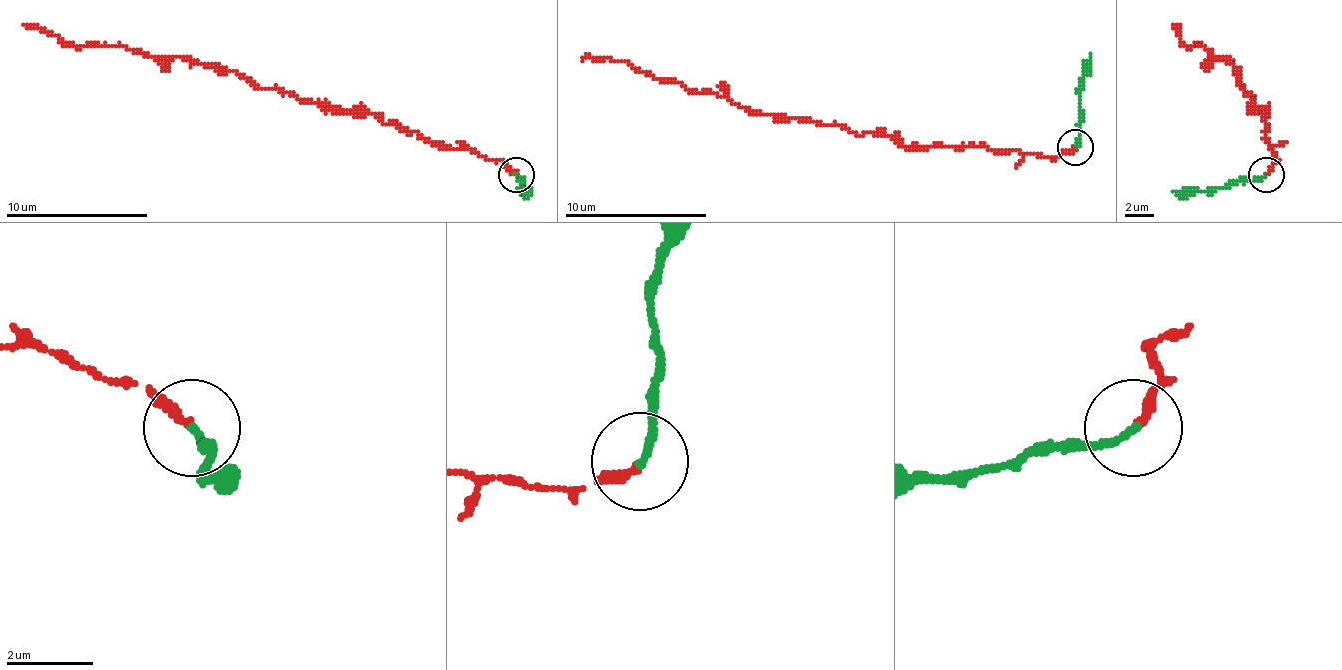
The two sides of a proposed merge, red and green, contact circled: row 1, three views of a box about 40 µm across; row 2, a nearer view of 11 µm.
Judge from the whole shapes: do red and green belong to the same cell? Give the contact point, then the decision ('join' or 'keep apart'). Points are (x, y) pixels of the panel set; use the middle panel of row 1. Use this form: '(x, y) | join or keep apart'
(1075, 147) | keep apart

